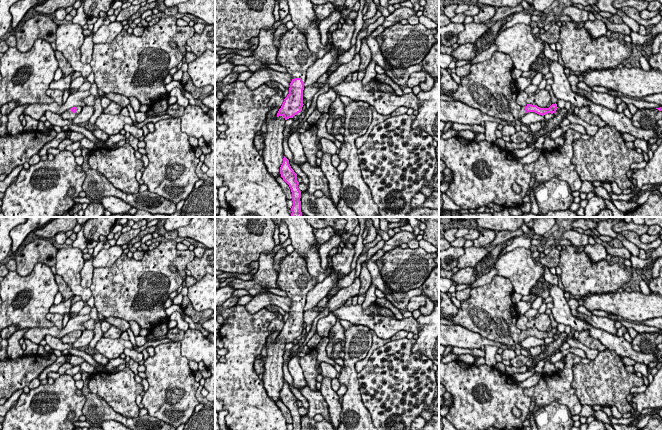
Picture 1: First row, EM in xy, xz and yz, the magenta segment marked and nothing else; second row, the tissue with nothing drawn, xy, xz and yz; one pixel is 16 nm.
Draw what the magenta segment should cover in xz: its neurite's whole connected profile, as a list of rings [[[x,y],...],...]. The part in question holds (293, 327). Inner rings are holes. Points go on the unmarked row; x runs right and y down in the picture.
[[[294,250],[287,254],[280,265],[280,272],[278,274],[277,285],[282,291],[285,291],[287,297],[292,300],[290,307],[289,318],[284,323],[284,326],[277,337],[277,341],[283,340],[285,344],[293,342],[302,335],[303,331],[303,314],[304,306],[306,304],[307,294],[315,287],[316,278],[312,277],[307,270],[306,261],[299,253]]]

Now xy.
[[[78,330],[78,331],[73,331],[65,336],[63,336],[60,340],[62,343],[65,344],[70,344],[70,343],[74,343],[82,334],[82,331]]]

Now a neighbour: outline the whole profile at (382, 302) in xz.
[[[385,297],[377,298],[375,302],[380,307],[385,307],[385,308],[390,309],[393,312],[396,319],[402,320],[404,318],[402,313],[399,311],[399,309],[397,309],[387,298]]]

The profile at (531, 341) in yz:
[[[528,336],[524,340],[522,340],[519,345],[524,349],[530,349],[532,347],[541,347],[545,345],[544,340],[539,339],[535,336]]]

